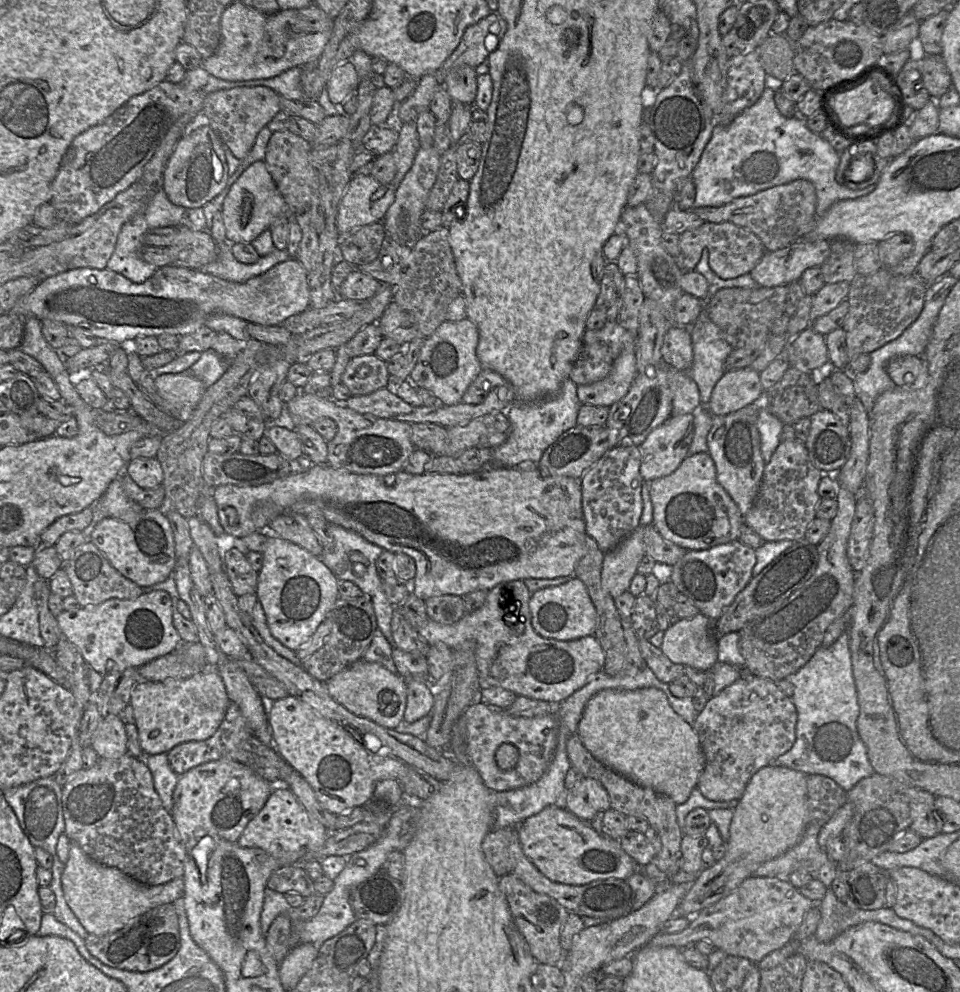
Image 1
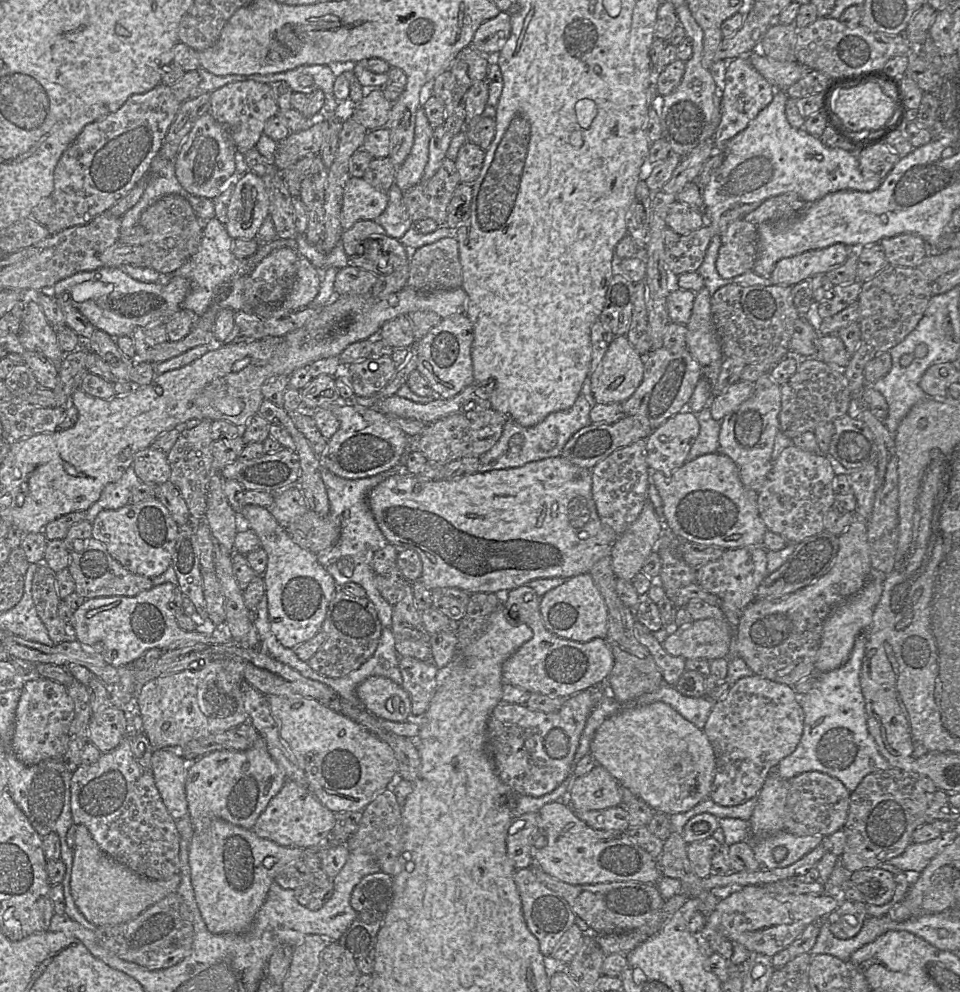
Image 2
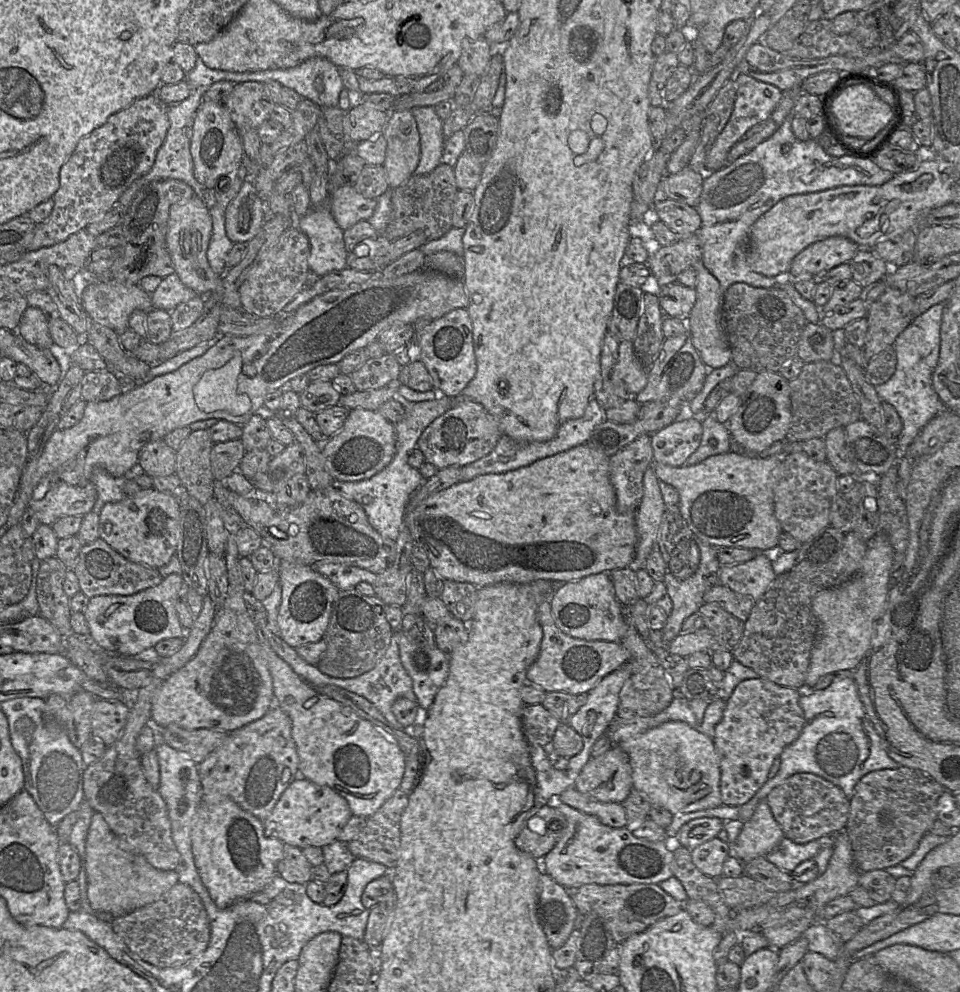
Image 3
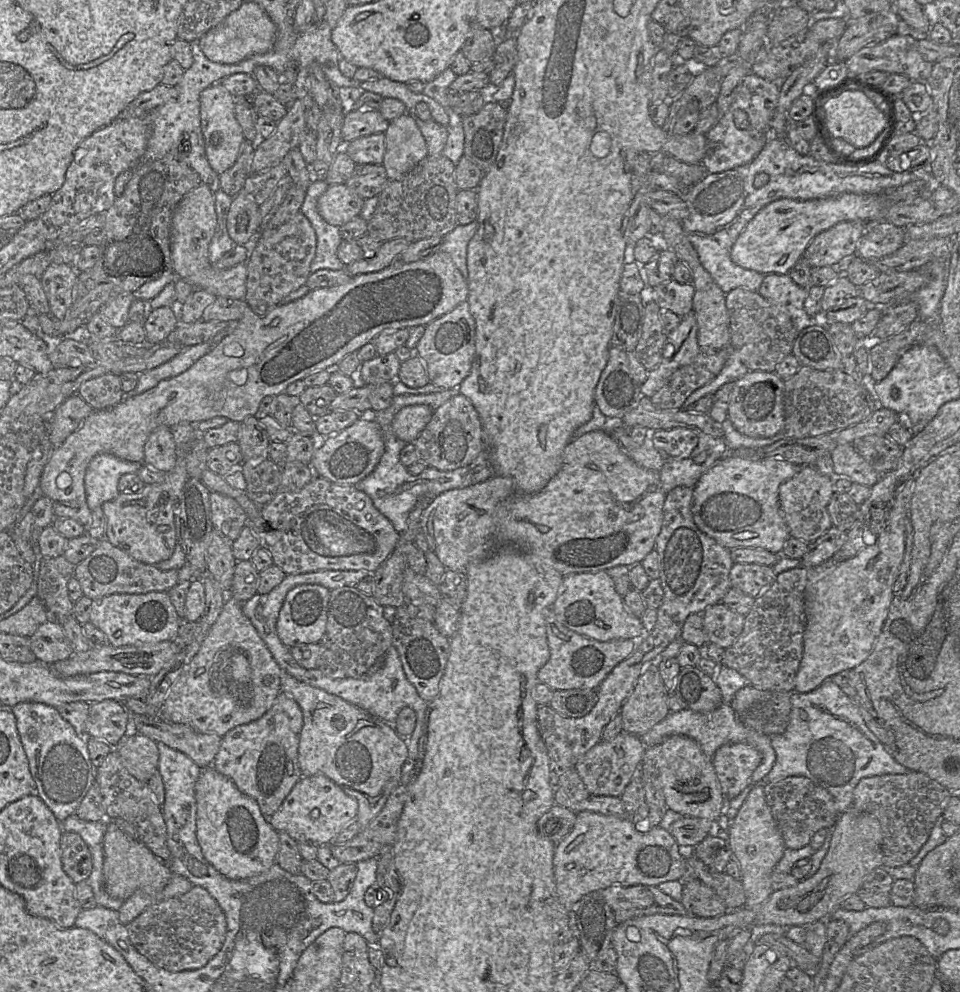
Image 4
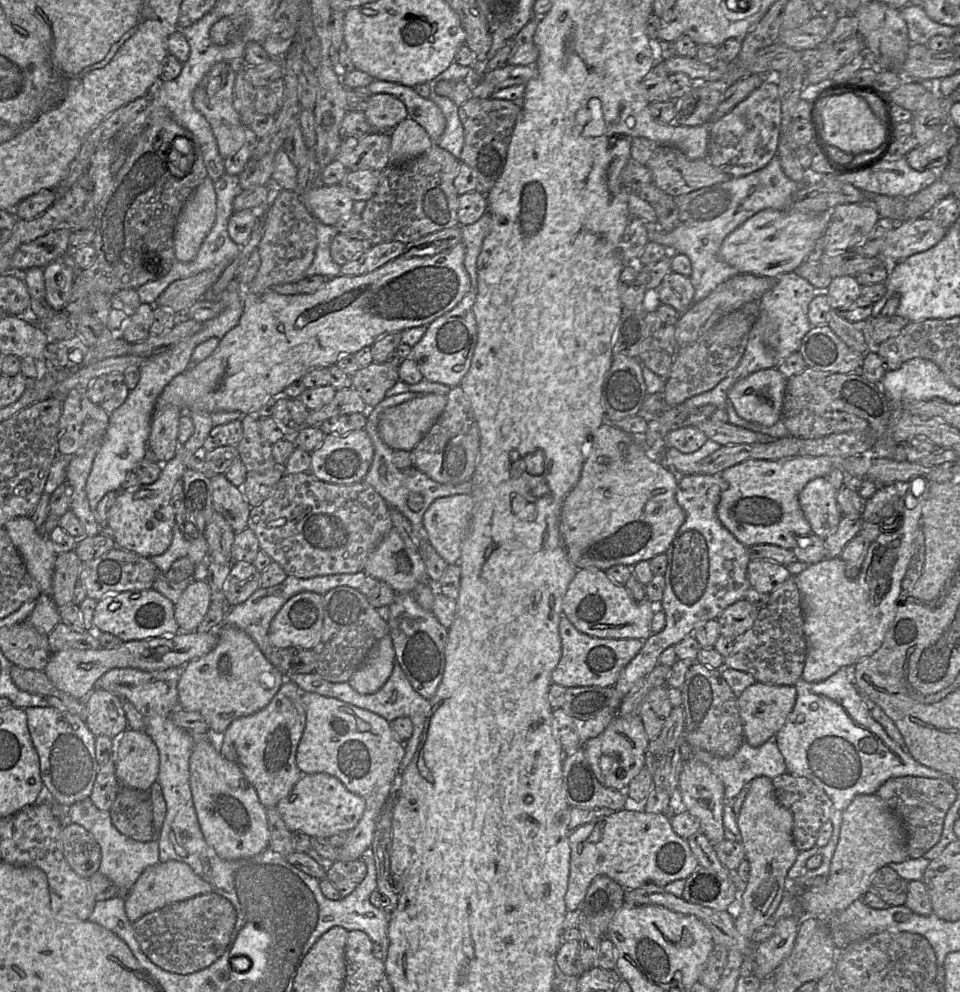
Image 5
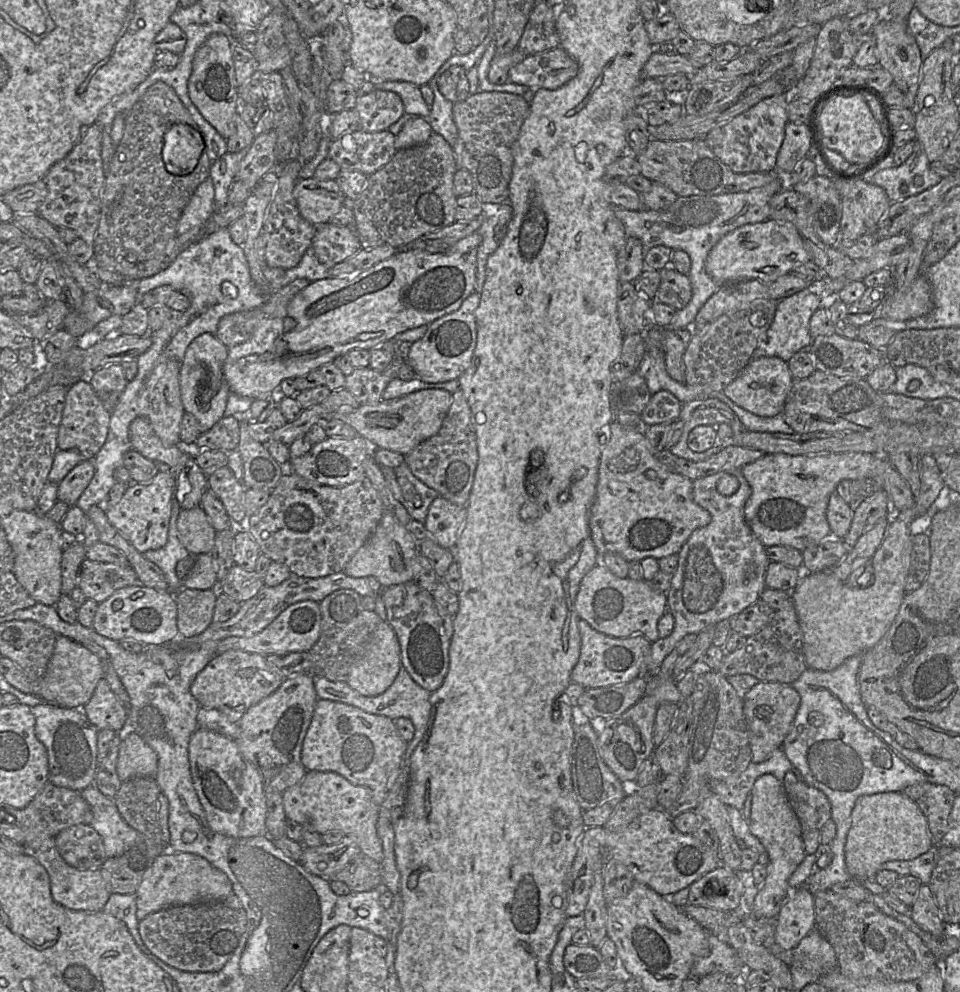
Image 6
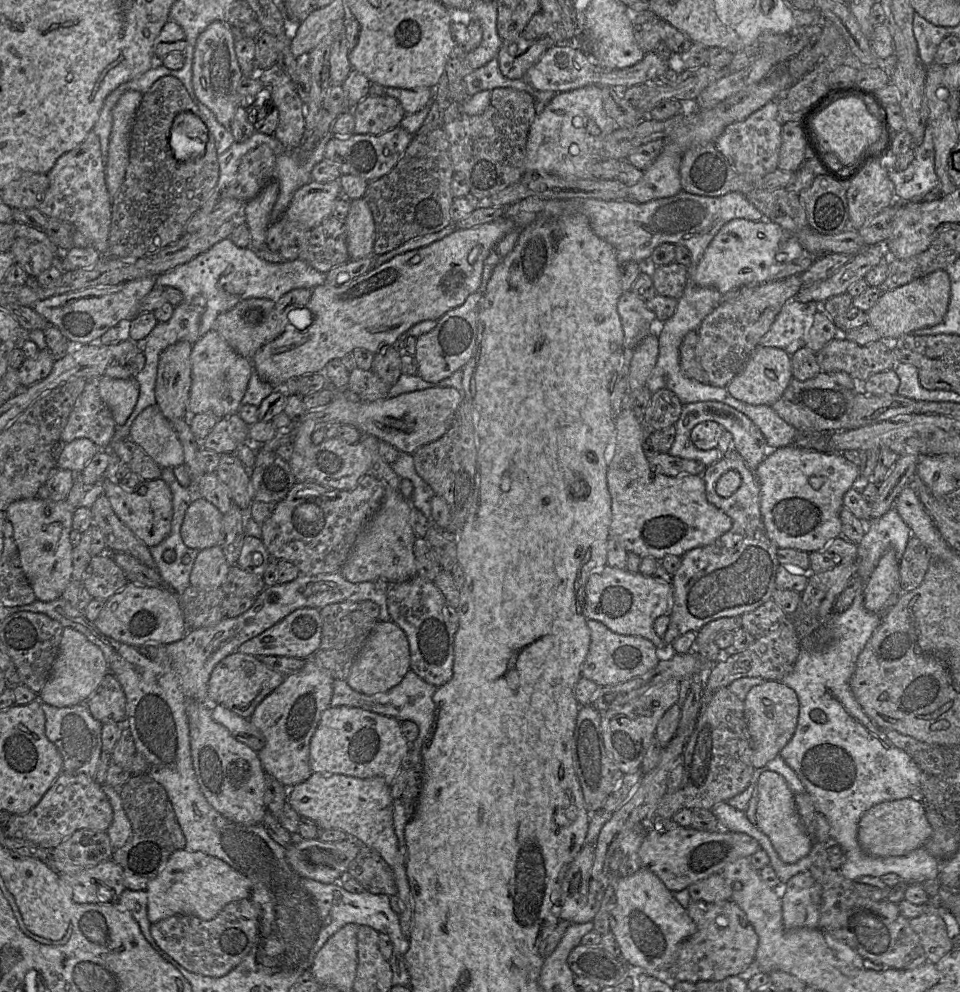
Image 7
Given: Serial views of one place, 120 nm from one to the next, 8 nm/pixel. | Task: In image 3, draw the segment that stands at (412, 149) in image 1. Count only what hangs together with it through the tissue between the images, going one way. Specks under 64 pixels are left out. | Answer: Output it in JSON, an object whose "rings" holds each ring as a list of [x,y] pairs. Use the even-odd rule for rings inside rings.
{"rings":[[[417,106],[411,109],[420,135],[420,159],[415,175],[431,172],[442,160],[444,136],[443,121],[434,106]]]}

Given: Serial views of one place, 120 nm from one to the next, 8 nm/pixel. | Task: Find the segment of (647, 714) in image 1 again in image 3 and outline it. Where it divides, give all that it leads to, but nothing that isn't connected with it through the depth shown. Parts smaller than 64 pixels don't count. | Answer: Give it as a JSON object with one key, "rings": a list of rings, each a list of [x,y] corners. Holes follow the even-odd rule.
{"rings":[[[665,721],[646,732],[617,744],[624,750],[632,768],[632,787],[641,792],[650,804],[659,805],[672,815],[715,808],[722,804],[719,789],[719,757],[713,740],[682,721]]]}

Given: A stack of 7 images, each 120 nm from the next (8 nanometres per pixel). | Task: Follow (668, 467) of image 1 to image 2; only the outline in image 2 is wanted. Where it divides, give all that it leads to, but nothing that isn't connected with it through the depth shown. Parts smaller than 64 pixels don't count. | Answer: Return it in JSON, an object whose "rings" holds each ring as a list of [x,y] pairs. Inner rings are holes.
{"rings":[[[693,412],[668,418],[646,438],[649,469],[669,475],[683,466],[698,434],[699,423]]]}

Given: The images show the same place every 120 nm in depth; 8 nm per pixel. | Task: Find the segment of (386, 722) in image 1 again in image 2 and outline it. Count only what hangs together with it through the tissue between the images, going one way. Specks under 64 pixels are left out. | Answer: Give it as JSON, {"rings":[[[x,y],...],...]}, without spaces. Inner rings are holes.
{"rings":[[[371,676],[360,683],[356,694],[372,715],[392,722],[405,722],[411,714],[409,693],[391,679]]]}

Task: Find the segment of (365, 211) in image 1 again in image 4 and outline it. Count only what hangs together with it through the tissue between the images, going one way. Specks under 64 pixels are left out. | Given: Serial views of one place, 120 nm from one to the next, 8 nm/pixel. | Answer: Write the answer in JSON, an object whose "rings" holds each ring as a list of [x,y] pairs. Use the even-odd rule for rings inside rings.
{"rings":[[[333,184],[319,197],[317,209],[327,223],[340,227],[359,216],[364,200],[346,184]]]}

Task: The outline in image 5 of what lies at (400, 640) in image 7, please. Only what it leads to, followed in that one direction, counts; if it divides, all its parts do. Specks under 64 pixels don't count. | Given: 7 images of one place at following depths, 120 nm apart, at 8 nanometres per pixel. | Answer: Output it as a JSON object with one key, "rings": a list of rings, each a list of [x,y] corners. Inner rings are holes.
{"rings":[[[387,634],[371,648],[364,663],[348,682],[360,694],[373,694],[386,683],[394,663],[393,642],[390,634]]]}

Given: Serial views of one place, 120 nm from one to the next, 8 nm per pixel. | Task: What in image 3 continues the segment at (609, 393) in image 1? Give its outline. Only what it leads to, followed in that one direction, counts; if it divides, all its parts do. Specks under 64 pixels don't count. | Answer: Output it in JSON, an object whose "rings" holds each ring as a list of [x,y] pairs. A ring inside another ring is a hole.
{"rings":[[[631,341],[619,342],[618,357],[610,379],[615,386],[624,388],[630,395],[636,395],[645,387],[646,367],[636,355]]]}

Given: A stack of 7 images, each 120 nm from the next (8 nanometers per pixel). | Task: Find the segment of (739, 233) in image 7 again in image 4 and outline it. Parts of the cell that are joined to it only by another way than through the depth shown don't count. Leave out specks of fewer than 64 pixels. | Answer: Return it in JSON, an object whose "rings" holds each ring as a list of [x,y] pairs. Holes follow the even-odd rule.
{"rings":[[[916,179],[903,186],[887,189],[880,194],[843,193],[832,197],[812,200],[794,200],[782,198],[762,208],[746,225],[732,246],[730,257],[736,264],[748,270],[754,270],[763,275],[789,274],[790,270],[802,258],[807,246],[813,239],[842,221],[857,221],[863,224],[865,231],[874,224],[886,221],[888,207],[891,203],[913,202],[916,199],[931,200],[935,189],[935,179]]]}

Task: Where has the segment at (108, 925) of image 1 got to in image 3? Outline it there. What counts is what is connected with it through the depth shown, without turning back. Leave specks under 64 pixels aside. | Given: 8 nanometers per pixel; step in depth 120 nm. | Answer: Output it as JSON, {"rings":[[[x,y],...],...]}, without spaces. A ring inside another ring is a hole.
{"rings":[[[95,812],[89,825],[83,868],[86,872],[87,898],[96,911],[119,917],[161,898],[178,882],[175,870],[161,871],[151,866],[141,854],[121,841],[100,813]]]}

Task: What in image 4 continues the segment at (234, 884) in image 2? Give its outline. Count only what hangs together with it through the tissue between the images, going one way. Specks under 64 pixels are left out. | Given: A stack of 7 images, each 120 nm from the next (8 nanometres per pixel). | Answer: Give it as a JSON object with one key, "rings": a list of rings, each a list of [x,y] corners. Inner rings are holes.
{"rings":[[[212,766],[202,768],[195,783],[196,838],[204,858],[223,876],[231,880],[242,880],[258,875],[276,862],[279,837],[278,832],[264,816],[258,803],[241,793],[232,780]]]}

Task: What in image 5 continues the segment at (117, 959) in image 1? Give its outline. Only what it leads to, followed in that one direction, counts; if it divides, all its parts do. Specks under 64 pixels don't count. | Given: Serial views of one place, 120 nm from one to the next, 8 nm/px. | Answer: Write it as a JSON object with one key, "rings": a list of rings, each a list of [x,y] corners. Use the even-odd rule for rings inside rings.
{"rings":[[[211,892],[168,904],[132,923],[141,951],[158,967],[191,974],[210,966],[226,950],[236,922],[236,911],[226,898]]]}

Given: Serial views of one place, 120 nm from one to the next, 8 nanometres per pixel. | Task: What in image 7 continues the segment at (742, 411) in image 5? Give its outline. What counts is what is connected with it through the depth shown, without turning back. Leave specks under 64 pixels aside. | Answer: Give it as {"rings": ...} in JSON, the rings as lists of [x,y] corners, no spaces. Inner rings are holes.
{"rings":[[[758,345],[744,368],[728,384],[728,392],[736,399],[751,405],[772,406],[783,395],[792,375],[791,356],[777,347]]]}

